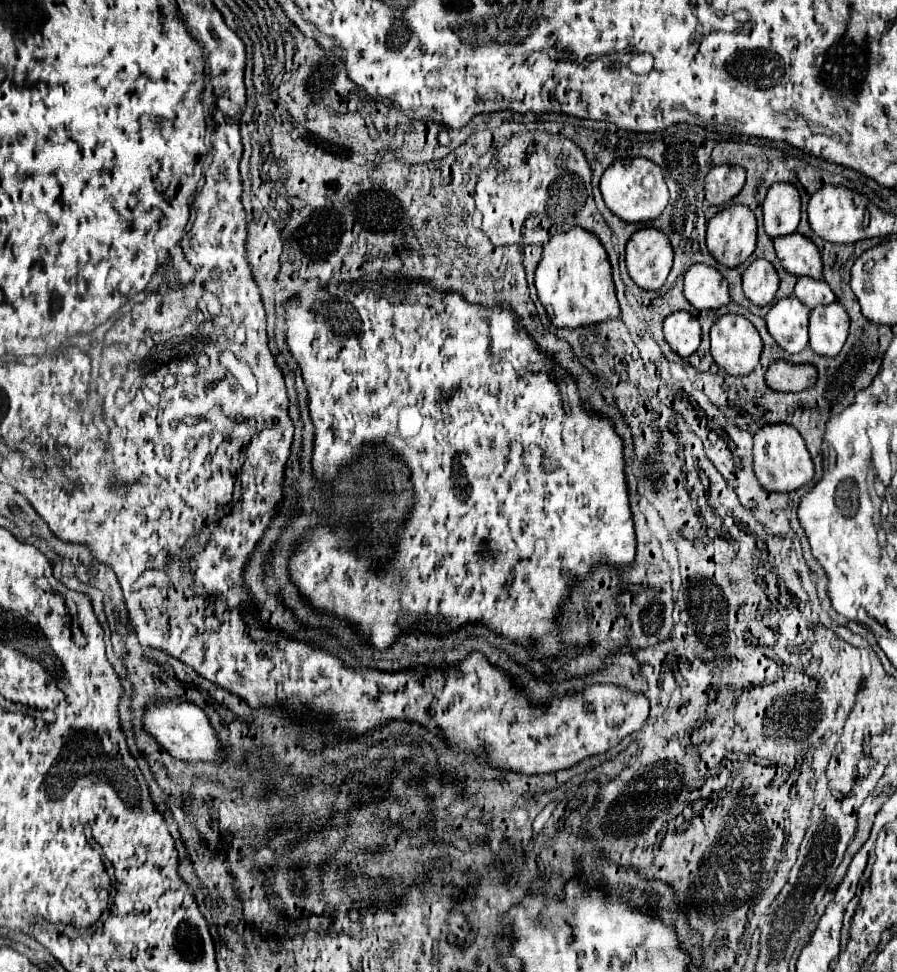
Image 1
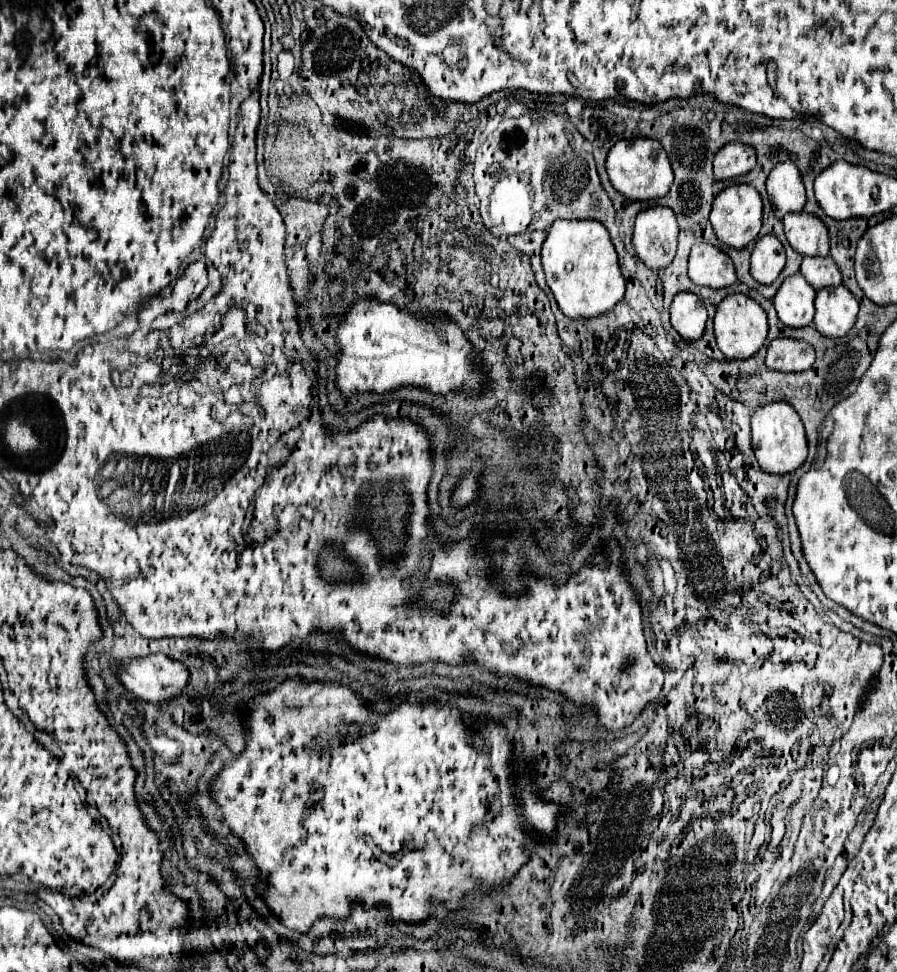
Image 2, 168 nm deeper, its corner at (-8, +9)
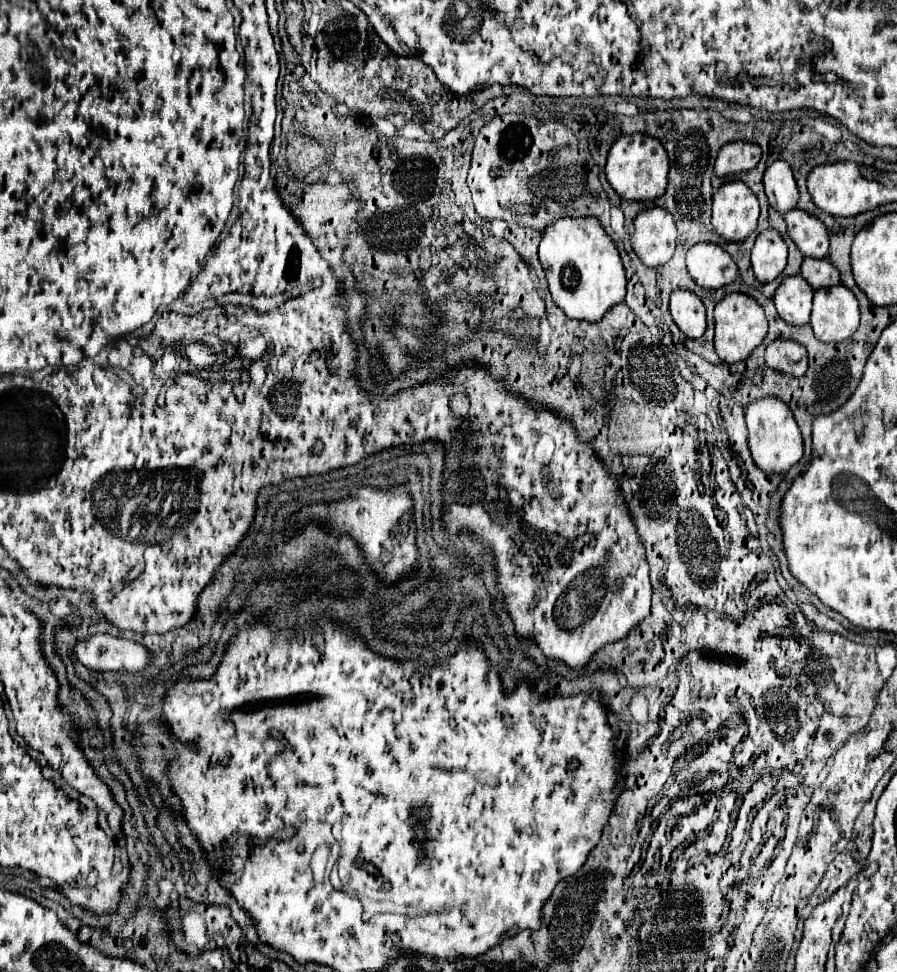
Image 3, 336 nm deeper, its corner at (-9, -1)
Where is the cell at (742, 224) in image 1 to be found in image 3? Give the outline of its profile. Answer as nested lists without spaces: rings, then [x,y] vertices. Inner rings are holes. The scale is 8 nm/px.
[[[729,181],[713,195],[711,223],[725,241],[745,241],[757,229],[757,219],[759,201],[745,183]]]

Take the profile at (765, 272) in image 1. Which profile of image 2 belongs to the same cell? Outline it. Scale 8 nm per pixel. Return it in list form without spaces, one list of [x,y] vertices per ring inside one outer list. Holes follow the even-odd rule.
[[[774,235],[760,237],[754,245],[750,259],[752,277],[762,285],[770,285],[780,275],[784,265],[786,265],[786,253],[780,239]]]

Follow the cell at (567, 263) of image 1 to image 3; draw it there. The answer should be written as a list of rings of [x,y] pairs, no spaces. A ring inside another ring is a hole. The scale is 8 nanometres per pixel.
[[[559,219],[543,231],[539,261],[547,275],[549,293],[555,305],[569,319],[601,321],[603,315],[625,299],[625,269],[615,243],[603,231],[599,219]]]

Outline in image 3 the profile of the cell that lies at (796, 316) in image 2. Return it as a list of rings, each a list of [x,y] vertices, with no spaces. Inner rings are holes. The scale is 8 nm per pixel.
[[[801,275],[785,277],[773,295],[779,317],[795,327],[811,321],[811,301],[813,289],[805,283],[805,279],[801,279]]]

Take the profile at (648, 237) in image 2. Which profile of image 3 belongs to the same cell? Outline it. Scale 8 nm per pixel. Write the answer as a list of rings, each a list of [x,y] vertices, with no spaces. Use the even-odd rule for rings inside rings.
[[[653,207],[635,217],[631,247],[647,267],[665,265],[675,251],[677,227],[669,211]]]

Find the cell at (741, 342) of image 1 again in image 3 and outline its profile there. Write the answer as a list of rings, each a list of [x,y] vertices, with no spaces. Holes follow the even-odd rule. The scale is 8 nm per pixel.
[[[731,293],[715,305],[715,351],[721,357],[721,361],[729,365],[745,361],[751,355],[751,351],[763,343],[765,335],[767,317],[755,299],[747,297],[745,293]]]

